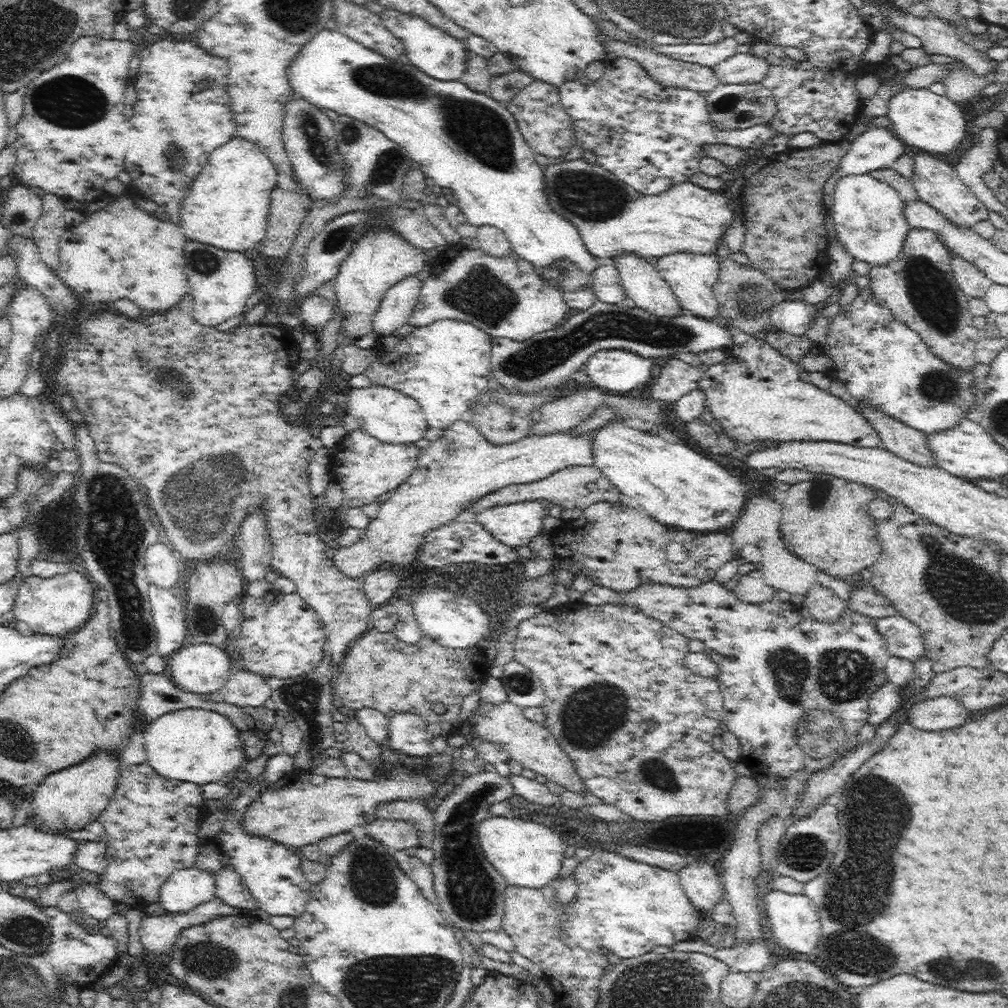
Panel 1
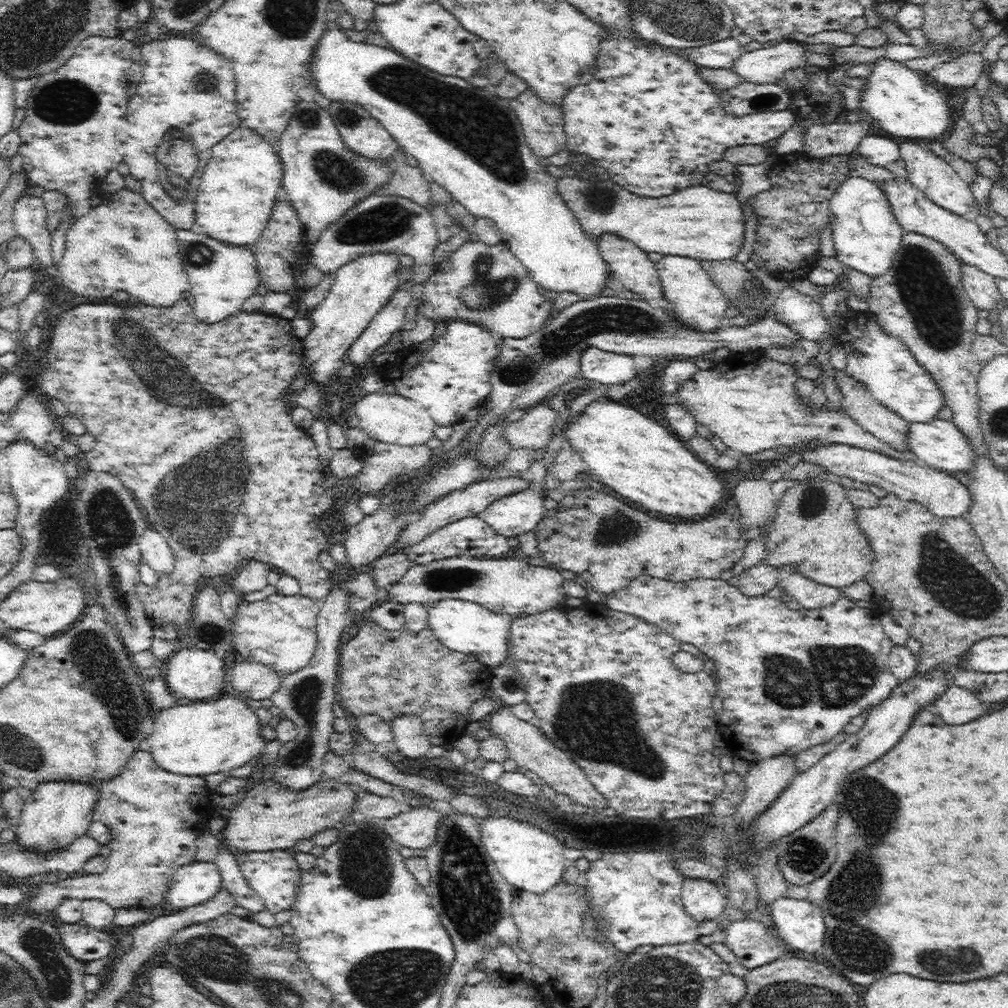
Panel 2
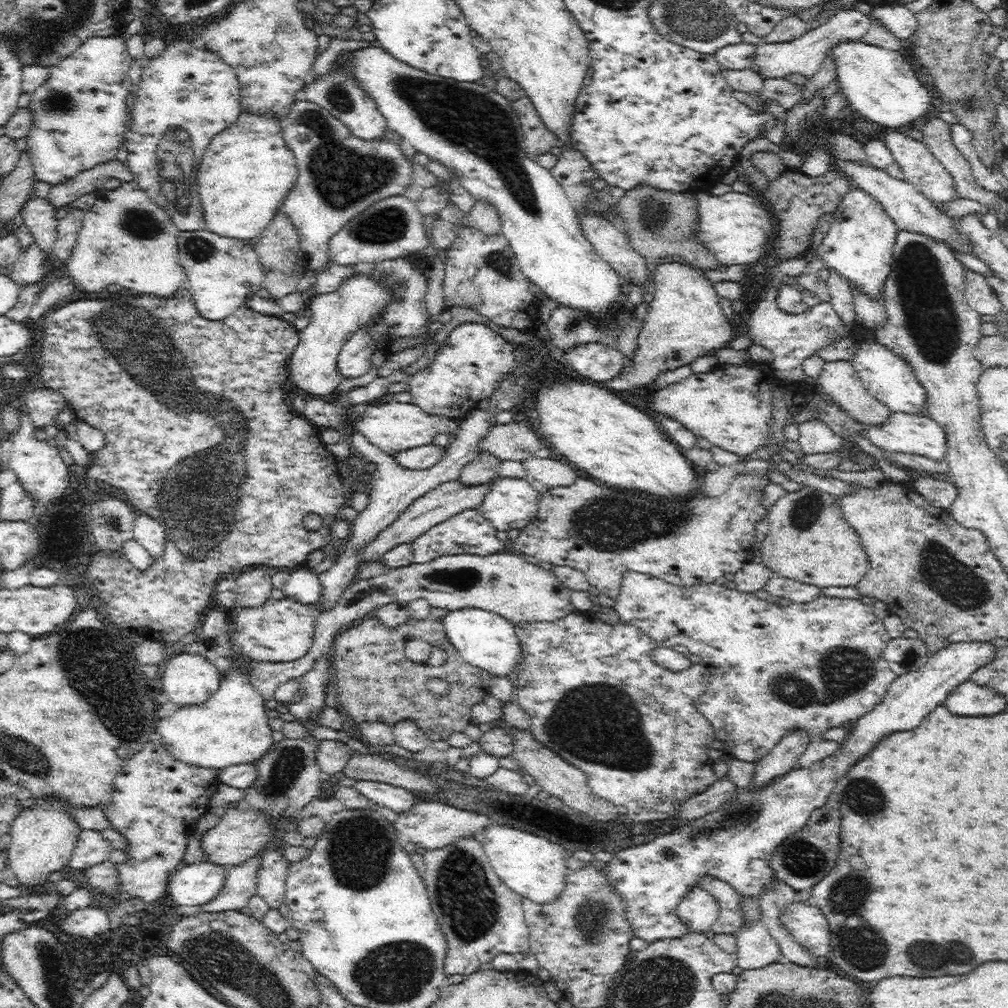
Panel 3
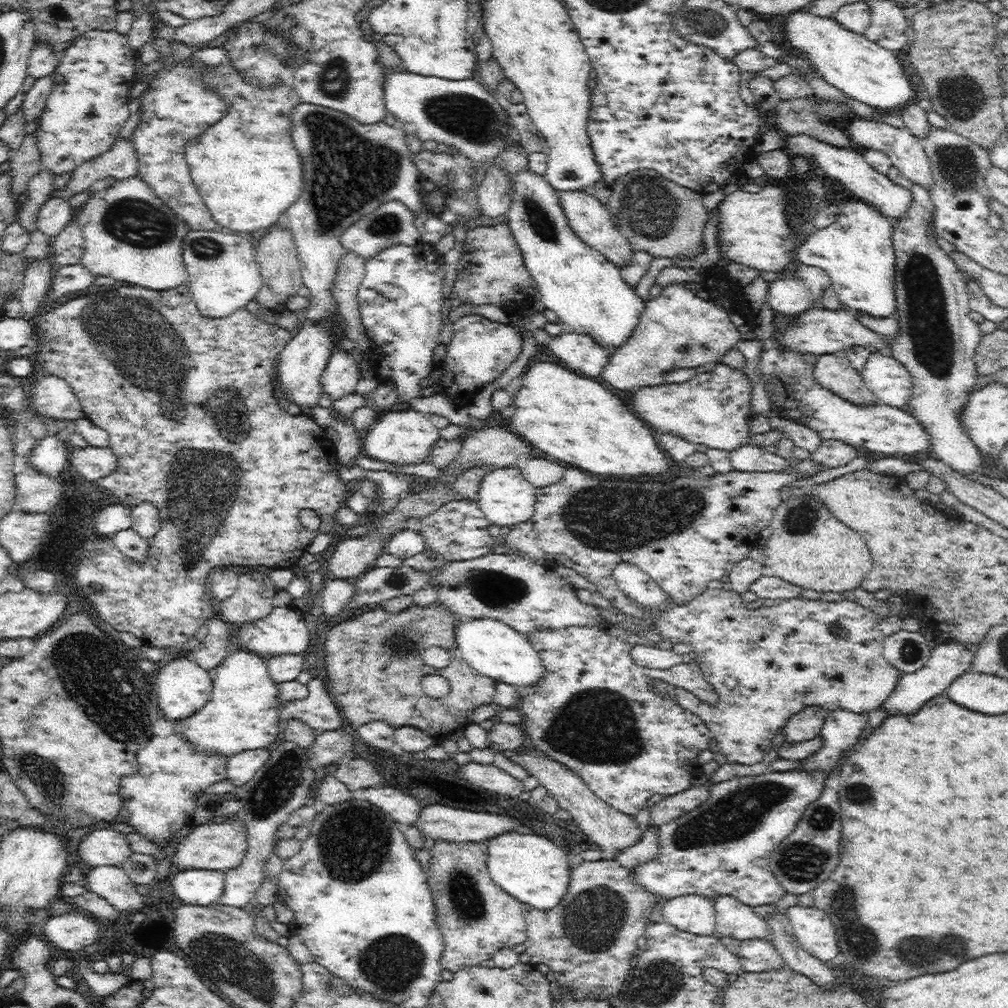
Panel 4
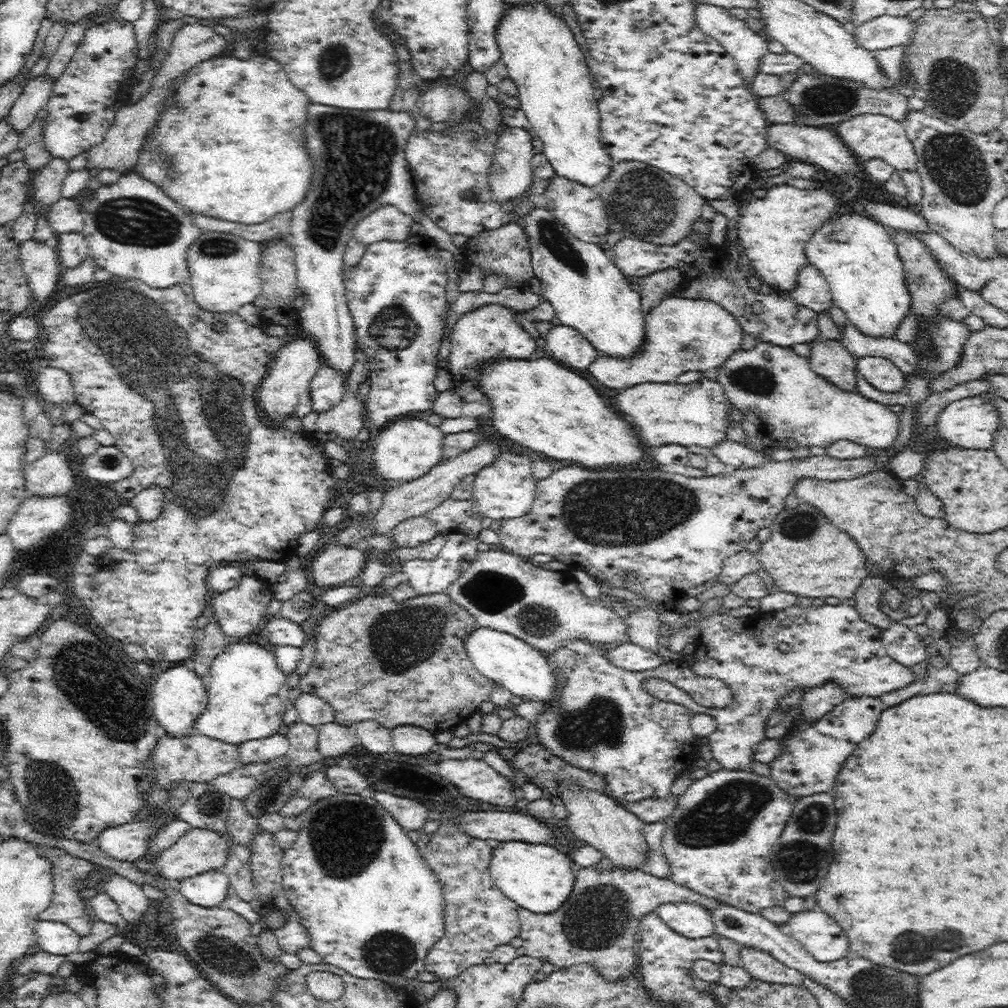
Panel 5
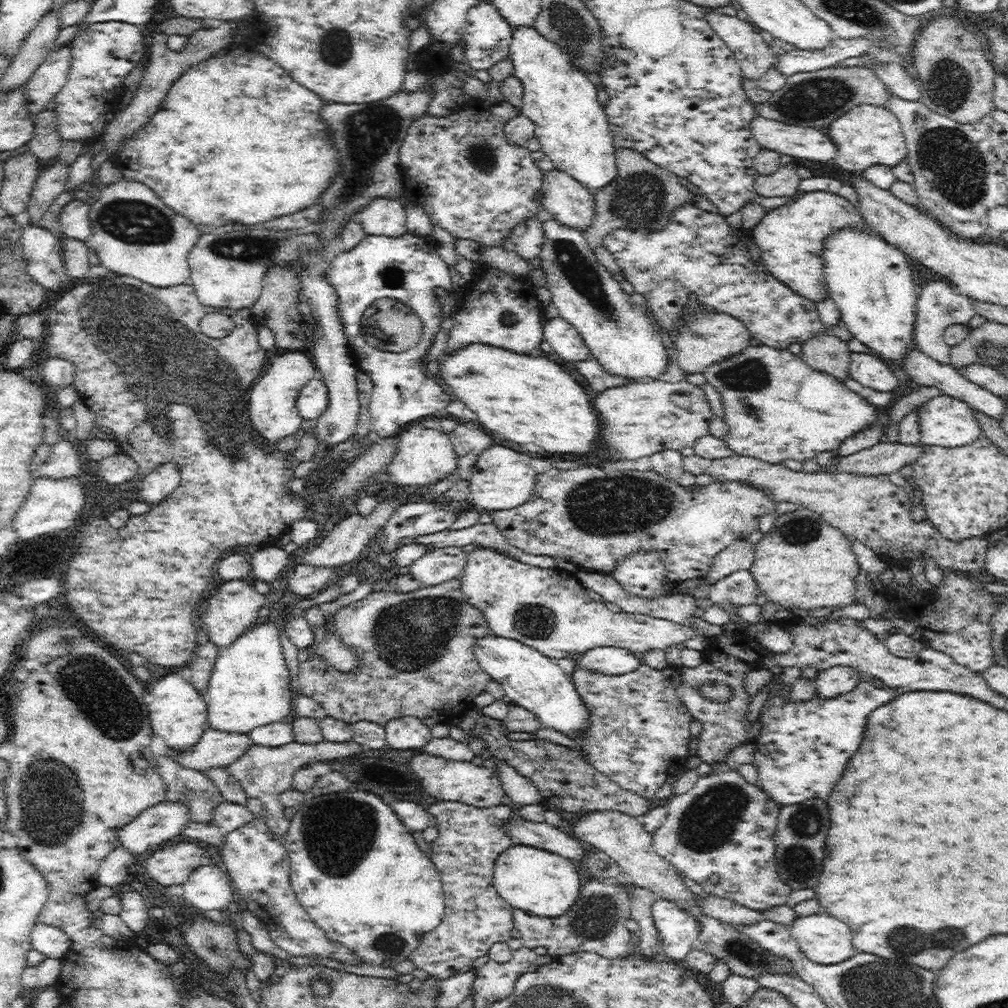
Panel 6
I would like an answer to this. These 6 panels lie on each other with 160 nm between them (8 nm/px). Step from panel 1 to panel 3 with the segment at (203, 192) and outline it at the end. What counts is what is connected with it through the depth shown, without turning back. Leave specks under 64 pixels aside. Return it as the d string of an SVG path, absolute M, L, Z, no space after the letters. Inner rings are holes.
M245 110L238 116L234 124L226 127L224 132L214 136L212 144L208 146L198 174L198 190L204 208L204 228L222 237L239 239L246 242L249 239L260 237L265 228L272 222L276 210L280 208L284 196L294 186L298 178L296 157L286 148L281 131L280 118L273 114L252 114Z

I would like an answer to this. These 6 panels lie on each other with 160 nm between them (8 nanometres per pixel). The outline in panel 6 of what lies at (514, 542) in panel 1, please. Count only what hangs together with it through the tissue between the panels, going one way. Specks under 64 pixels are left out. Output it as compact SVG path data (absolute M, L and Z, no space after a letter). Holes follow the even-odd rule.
M492 446L484 450L478 461L472 466L469 480L469 498L471 506L482 512L511 510L528 502L534 490L537 470L528 454L514 452L506 446Z

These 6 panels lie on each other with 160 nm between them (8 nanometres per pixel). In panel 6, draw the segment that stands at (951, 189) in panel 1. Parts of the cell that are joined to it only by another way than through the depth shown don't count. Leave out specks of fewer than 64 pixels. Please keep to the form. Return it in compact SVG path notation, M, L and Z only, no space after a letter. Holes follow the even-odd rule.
M856 106L834 120L825 131L836 145L834 162L849 173L863 172L877 164L893 167L906 159L906 141L900 121L887 107Z

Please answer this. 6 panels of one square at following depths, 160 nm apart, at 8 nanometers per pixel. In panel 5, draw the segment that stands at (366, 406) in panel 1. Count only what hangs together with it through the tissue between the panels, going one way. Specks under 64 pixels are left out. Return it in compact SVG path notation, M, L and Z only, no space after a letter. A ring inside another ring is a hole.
M419 418L398 419L380 429L380 434L374 441L373 461L376 463L376 471L386 480L417 480L443 461L444 438L441 428L427 421Z

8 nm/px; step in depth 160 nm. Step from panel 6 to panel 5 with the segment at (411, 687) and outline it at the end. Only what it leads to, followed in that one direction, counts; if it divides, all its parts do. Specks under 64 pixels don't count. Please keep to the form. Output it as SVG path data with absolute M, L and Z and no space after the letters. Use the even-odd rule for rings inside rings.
M447 591L438 592L436 594L422 594L422 596L414 596L404 602L398 604L390 595L389 596L371 596L367 595L350 601L344 606L335 608L327 617L318 621L317 634L315 635L315 656L307 671L300 678L298 688L302 693L314 693L316 696L330 703L330 708L334 709L335 722L345 727L356 725L357 723L374 720L385 727L395 727L396 725L412 725L419 726L429 730L431 733L444 732L451 730L456 725L466 723L470 715L475 714L479 710L480 704L486 702L490 698L492 687L496 684L475 668L470 657L465 651L466 637L478 626L476 619L469 613L469 610L462 608L459 604L452 602Z

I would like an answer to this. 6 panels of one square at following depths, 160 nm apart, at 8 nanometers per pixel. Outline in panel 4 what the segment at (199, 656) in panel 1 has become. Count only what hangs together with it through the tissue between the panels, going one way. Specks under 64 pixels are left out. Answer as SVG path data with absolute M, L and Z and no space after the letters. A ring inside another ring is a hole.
M178 656L178 658L174 658L174 662L164 664L164 668L160 670L157 693L162 716L171 722L178 722L198 712L210 700L212 694L211 672L204 670L190 656Z

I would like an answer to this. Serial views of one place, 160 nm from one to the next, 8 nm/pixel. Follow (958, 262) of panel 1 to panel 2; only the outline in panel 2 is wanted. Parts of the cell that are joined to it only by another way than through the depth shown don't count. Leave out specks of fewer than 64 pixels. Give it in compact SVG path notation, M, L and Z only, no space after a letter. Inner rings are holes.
M964 262L961 263L960 274L971 307L989 310L994 315L1004 305L1004 299L994 283L995 277L991 274Z

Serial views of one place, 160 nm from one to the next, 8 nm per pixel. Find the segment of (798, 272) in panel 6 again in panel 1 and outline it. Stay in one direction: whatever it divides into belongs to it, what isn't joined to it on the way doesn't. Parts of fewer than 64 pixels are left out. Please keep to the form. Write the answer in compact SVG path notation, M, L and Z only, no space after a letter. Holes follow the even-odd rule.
M585 159L554 161L543 167L546 180L546 194L552 210L573 222L580 232L585 247L599 261L610 261L620 254L634 253L642 258L648 256L664 257L681 252L714 253L716 245L724 238L728 226L735 216L734 209L727 197L716 191L708 190L690 181L672 185L657 195L643 195L616 175L606 170L600 163L588 163Z

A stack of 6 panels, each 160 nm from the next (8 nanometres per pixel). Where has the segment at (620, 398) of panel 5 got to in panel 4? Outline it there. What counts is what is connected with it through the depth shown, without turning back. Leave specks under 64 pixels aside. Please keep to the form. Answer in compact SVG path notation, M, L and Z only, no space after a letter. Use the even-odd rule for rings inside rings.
M719 362L714 370L698 373L686 382L640 387L640 392L632 398L632 404L634 412L646 421L653 433L678 436L694 445L732 453L748 445L753 436L748 428L748 422L754 417L750 400L752 383L743 369Z

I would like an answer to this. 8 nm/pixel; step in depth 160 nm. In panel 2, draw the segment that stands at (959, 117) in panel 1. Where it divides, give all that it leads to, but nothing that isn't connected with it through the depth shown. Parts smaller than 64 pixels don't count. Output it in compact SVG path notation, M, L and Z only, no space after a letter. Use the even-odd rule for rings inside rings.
M885 57L872 63L875 63L875 65L870 77L865 80L864 94L859 107L865 116L872 117L886 132L910 141L922 140L922 138L926 140L939 140L952 128L954 121L950 115L947 100L936 88L926 84L917 71L912 70L903 62L886 59Z

